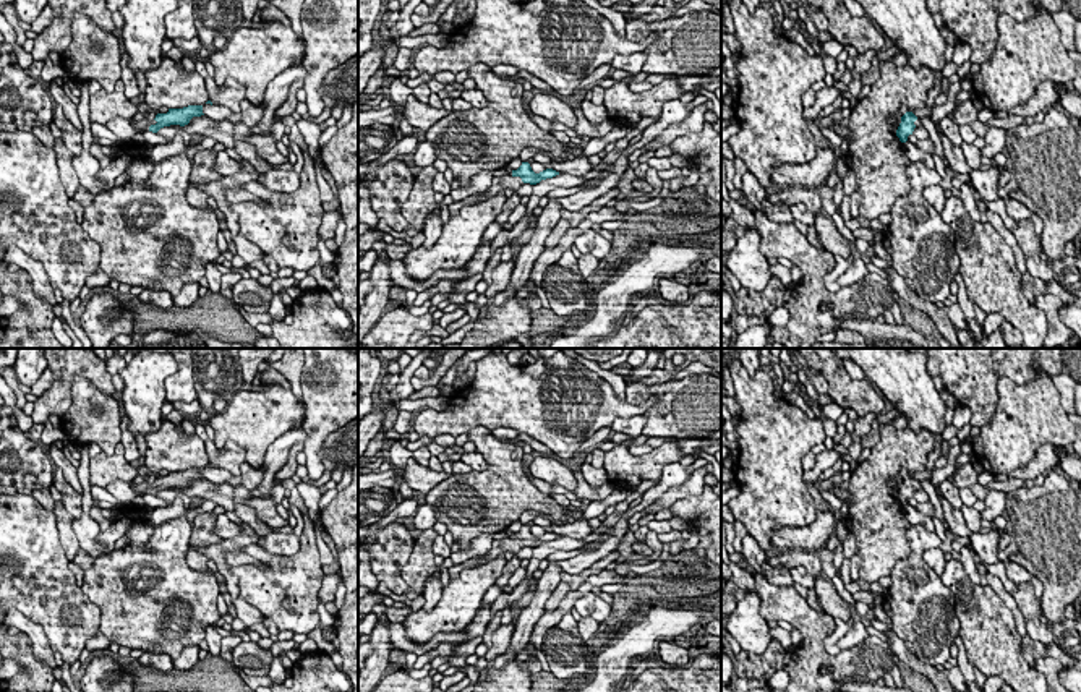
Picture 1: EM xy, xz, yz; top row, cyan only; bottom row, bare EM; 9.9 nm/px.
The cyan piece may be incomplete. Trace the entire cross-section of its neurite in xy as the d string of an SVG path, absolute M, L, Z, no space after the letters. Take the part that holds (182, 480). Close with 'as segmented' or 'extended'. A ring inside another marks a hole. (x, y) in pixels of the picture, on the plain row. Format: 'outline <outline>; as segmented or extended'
outline M188 468L183 472L169 472L167 476L157 476L154 483L143 481L136 485L135 481L130 483L131 489L138 494L152 494L157 496L164 489L180 488L185 489L190 486L193 480L201 480L203 468Z; extended

